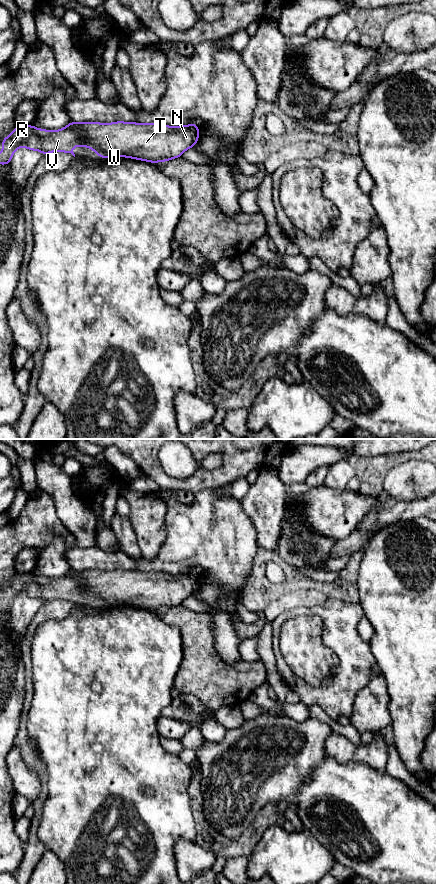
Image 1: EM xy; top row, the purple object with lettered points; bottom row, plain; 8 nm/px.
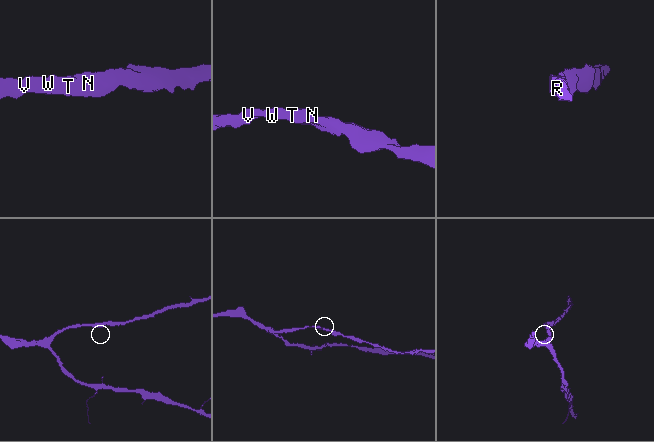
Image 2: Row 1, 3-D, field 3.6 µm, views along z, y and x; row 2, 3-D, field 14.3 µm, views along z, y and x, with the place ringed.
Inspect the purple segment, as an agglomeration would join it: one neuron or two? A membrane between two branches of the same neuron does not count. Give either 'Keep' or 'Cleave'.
Keep

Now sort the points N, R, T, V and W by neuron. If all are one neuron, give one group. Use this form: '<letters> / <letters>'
N R T V W

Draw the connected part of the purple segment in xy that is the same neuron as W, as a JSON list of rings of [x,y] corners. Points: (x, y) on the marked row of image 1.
[[[71,121],[65,128],[60,130],[39,129],[32,125],[16,126],[11,134],[4,137],[2,140],[0,165],[10,164],[14,152],[19,147],[25,147],[28,150],[40,151],[43,155],[47,155],[55,151],[61,151],[64,153],[71,153],[75,157],[73,152],[75,145],[92,149],[99,155],[100,159],[109,157],[126,157],[151,163],[166,162],[181,157],[187,149],[194,148],[198,140],[199,127],[194,122],[190,125],[168,126],[155,123],[128,123],[125,121],[117,121],[112,123],[99,123],[95,121],[75,123]]]

